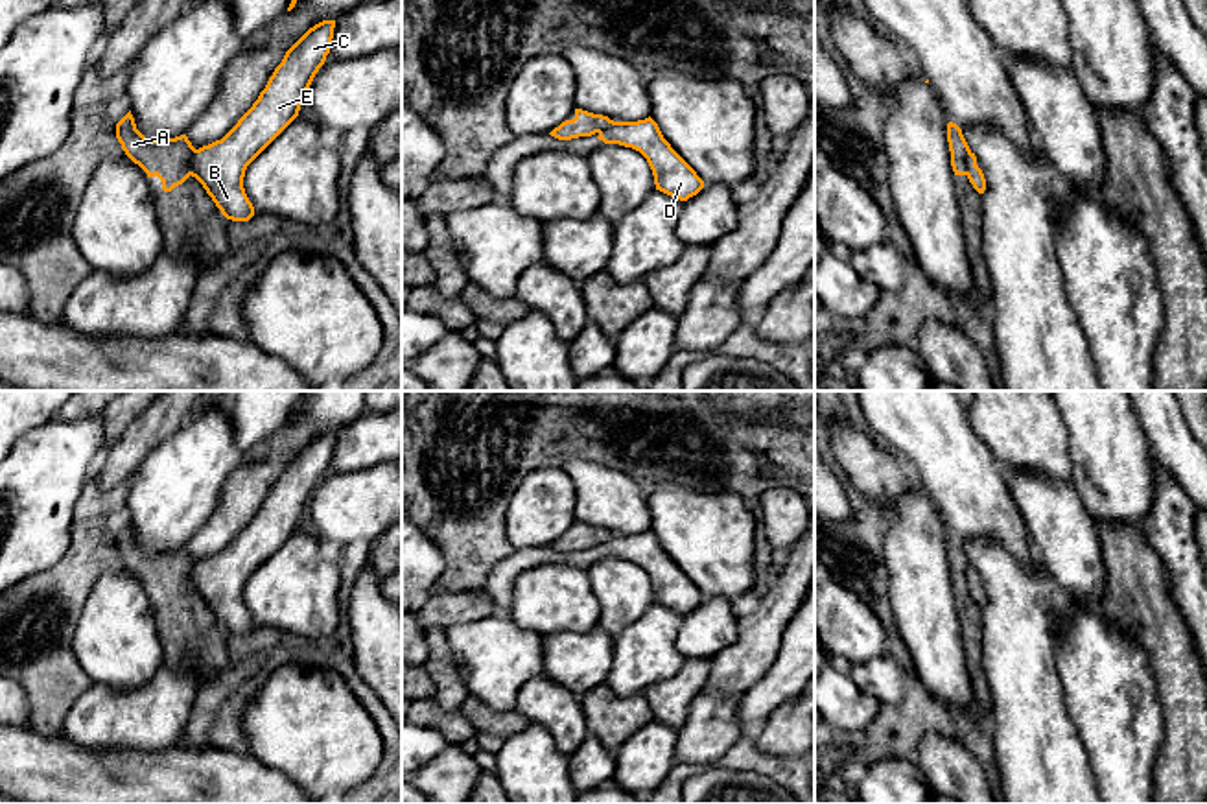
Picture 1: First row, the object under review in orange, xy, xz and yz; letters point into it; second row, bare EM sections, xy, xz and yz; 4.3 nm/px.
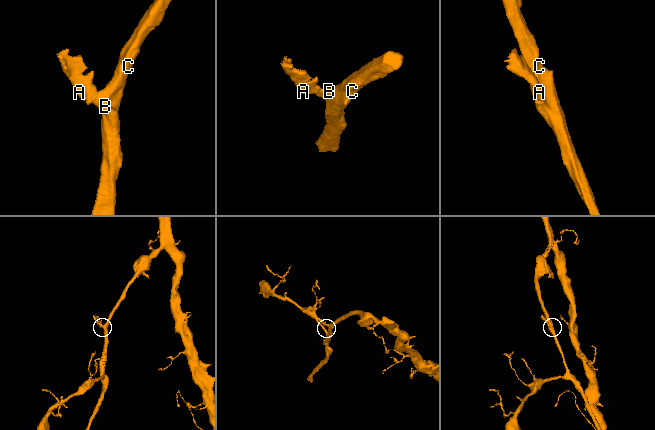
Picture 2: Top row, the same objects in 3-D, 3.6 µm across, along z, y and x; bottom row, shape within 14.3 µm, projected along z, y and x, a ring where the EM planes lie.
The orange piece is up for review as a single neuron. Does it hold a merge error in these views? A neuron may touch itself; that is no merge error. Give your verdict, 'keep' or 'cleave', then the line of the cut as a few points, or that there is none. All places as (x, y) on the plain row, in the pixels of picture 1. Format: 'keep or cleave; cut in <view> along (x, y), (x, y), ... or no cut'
cleave; cut in xy along (196, 563), (190, 570), (190, 587)

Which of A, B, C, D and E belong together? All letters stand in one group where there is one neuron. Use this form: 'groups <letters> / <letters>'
groups A / B C D E

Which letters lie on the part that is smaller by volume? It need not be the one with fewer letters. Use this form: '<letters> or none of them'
A

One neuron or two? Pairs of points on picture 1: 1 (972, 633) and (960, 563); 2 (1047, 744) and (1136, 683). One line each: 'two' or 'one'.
1: one
2: two

